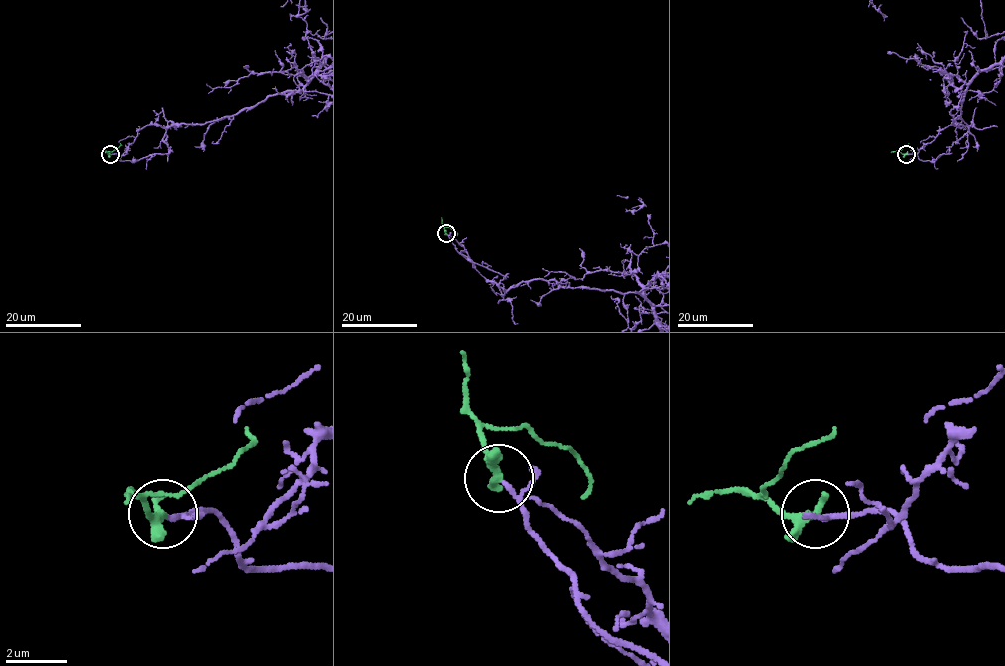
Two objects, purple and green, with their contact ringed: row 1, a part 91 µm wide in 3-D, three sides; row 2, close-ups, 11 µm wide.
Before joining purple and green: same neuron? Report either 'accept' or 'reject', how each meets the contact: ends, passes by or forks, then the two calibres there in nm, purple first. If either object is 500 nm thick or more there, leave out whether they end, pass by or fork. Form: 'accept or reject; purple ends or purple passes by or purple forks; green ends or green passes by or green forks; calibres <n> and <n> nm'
accept; purple passes by; green ends; calibres 110 and 420 nm

